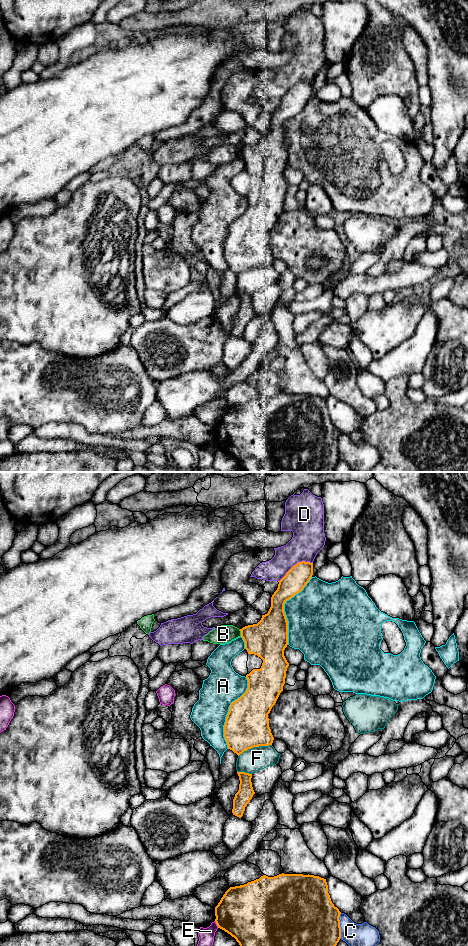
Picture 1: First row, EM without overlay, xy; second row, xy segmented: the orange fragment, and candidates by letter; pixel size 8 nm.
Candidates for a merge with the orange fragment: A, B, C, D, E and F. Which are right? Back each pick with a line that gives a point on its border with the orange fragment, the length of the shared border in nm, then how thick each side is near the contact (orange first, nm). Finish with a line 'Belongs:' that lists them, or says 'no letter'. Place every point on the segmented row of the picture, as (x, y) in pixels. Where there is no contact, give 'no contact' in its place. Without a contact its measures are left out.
Belongs: no letter

